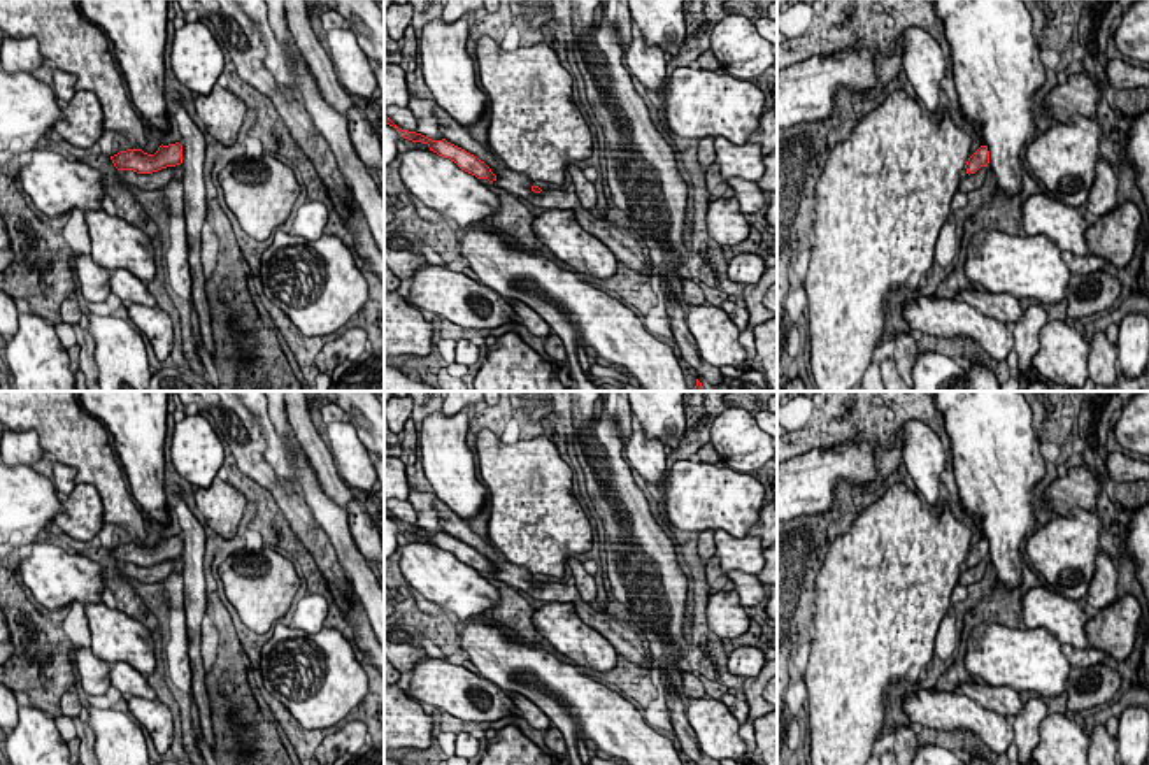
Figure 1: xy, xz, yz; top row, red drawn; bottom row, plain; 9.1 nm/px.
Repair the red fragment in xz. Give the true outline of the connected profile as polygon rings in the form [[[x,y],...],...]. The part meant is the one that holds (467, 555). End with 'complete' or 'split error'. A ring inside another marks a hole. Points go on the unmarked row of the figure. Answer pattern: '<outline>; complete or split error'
[[[435,500],[435,509],[440,526],[444,528],[442,533],[432,533],[421,526],[402,523],[386,507],[384,516],[393,519],[403,532],[426,537],[430,544],[442,551],[449,551],[461,563],[477,572],[488,572],[493,579],[526,591],[537,600],[572,602],[579,618],[603,635],[614,646],[617,656],[623,656],[626,661],[637,663],[649,672],[654,668],[649,651],[626,621],[607,612],[596,612],[591,604],[581,598],[575,586],[540,583],[525,567],[509,563],[500,551],[474,533],[468,523],[454,514],[442,500]]]; split error

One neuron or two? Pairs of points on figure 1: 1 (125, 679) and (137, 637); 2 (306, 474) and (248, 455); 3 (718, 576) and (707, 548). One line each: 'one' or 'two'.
1: one
2: two
3: one

